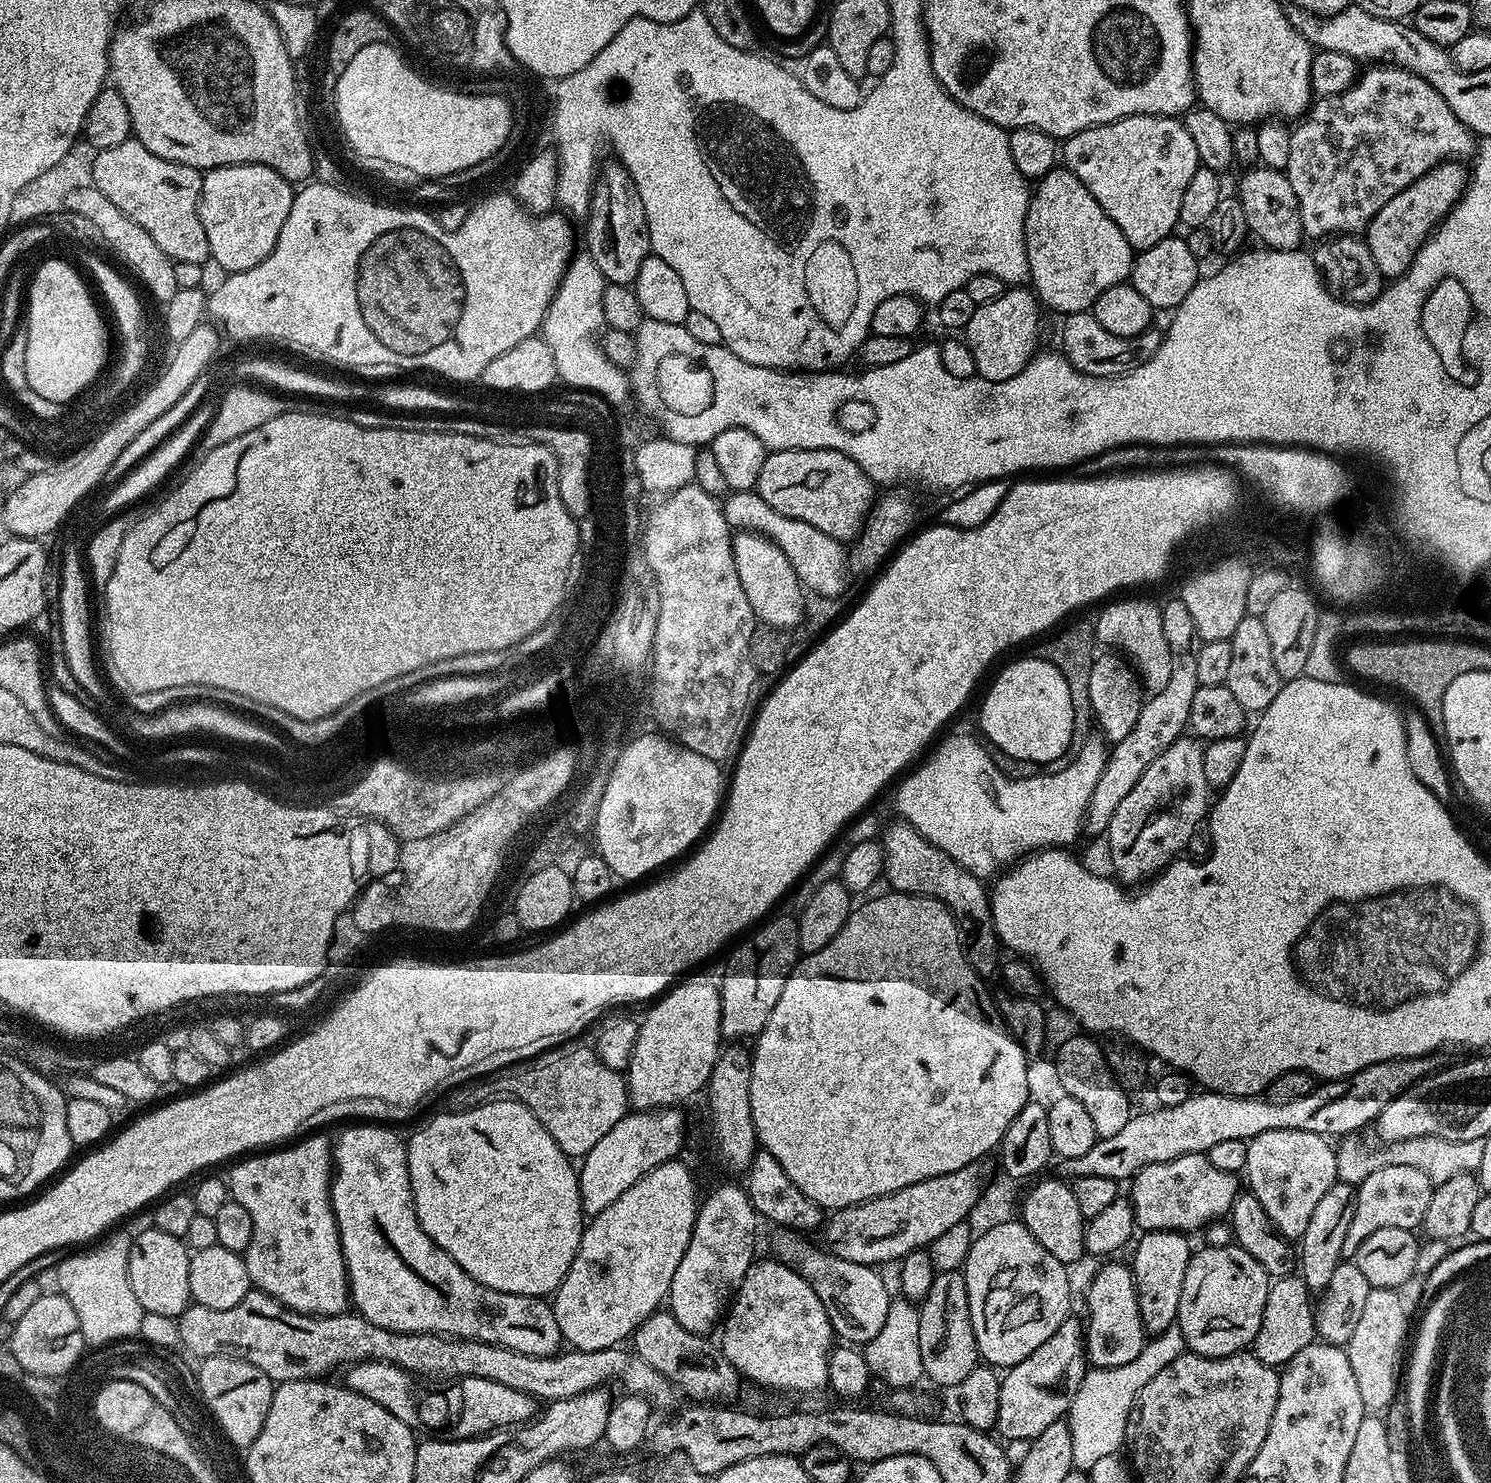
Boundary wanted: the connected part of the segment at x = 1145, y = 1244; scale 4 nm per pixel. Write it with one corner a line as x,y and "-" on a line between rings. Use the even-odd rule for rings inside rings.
1145,1232
1139,1238
1140,1241
1135,1241
1136,1253
1130,1261
1138,1310
1145,1333
1159,1334
1175,1325
1178,1301
1182,1298
1182,1281
1186,1279
1186,1266
1190,1266
1194,1248
1188,1245
1189,1237
1183,1232

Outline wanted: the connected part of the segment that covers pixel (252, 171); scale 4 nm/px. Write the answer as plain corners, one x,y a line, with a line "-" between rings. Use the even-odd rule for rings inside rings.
235,164
210,168
203,173
200,221
210,242
210,257
225,273
245,272
265,260
282,234
282,222
290,214
293,185
270,166

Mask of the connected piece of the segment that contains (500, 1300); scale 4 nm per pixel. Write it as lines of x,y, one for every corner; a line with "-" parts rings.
356,1122
348,1127
352,1126
334,1140
332,1209
340,1235
340,1252
348,1271
350,1304
358,1315
391,1332
434,1332
438,1336
506,1346
518,1350
518,1354
557,1355
562,1337
558,1318
547,1299
519,1296
479,1284
422,1230
410,1186
408,1150
402,1136
400,1140
398,1133
380,1122

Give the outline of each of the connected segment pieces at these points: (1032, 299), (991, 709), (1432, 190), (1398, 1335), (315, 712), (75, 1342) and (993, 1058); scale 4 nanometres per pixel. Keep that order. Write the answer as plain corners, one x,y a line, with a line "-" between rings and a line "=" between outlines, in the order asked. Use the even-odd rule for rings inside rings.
1008,286
1003,294
994,298
994,302
981,304
974,310
974,318
962,329
963,339
970,346
970,354
974,354
976,375
982,380
1002,382
1006,378
1014,378
1037,355
1036,343
1040,340
1040,312
1042,305
1033,289
1028,286
=
1016,660
1008,664
996,676
980,704
978,721
992,747
1004,750
1018,760
1029,760
1048,766
1072,744
1072,732
1077,731
1070,700
1070,686
1060,673
1058,663
1048,660
=
1446,160
1434,166
1434,170
1422,174
1418,182
1394,194
1394,198
1390,198
1390,202
1386,202
1386,206
1374,214
1366,229
1366,239
1370,254
1374,254
1374,262
1378,262
1378,270
1384,277
1395,278
1408,269
1424,241
1464,196
1464,189
1468,187
1470,179
1469,169
1464,167
1463,163
1455,160
=
1374,1288
1366,1297
1366,1303
1362,1315
1358,1317
1358,1327
1354,1329
1354,1335
1346,1346
1350,1366
1354,1369
1354,1379
1358,1382
1358,1391
1365,1409
1372,1414
1383,1413
1383,1408
1392,1404
1396,1396
1396,1367
1401,1367
1400,1351
1404,1348
1404,1339
1408,1336
1408,1312
1404,1309
1404,1300
1401,1293
1395,1288
=
289,410
278,418
270,418
270,422
262,422
258,430
250,430
250,434
242,434
242,438
234,438
234,442
226,442
214,450
203,453
199,458
200,465
157,506
153,512
148,512
140,521
133,523
126,534
124,552
120,552
120,560
114,562
114,570
107,584
103,585
104,612
108,615
108,652
112,655
112,664
116,672
129,685
133,692
165,690
168,686
188,686
197,683
203,686
218,686
219,689
234,690
244,694
246,698
256,703
265,703
277,710
298,719
320,719
328,716
339,708
346,708
353,703
358,694
371,690
410,670
418,670
427,663
449,660
455,656
466,654
483,654
485,652
504,652
515,643
522,642
528,635
534,635
539,628
545,627
548,620
565,603
566,580
570,570
570,560
579,548
580,534
577,517
566,510
560,493
560,469
556,456
544,444
523,442
524,444
508,444
498,440
483,440
477,436
467,436
457,432
411,432
402,426
396,428
367,428
358,426
355,419
343,420
340,416
319,416
316,412
295,412
=
42,1294
34,1302
34,1306
11,1325
10,1330
12,1330
11,1359
32,1375
63,1378
62,1376
66,1375
72,1367
73,1371
81,1363
86,1352
78,1314
61,1294
54,1296
=
891,890
885,891
885,893
885,896
876,896
873,900
866,901
865,904
857,903
853,907
852,913
846,918
842,930
838,930
838,934
834,934
834,938
829,944
822,946
822,950
807,953
797,963
796,967
792,969
786,986
782,986
782,995
778,998
778,1006
774,1006
774,1010
770,1010
770,1018
766,1018
766,1026
760,1031
760,1035
755,1037
756,1052
754,1048
751,1053
750,1114
754,1122
759,1147
763,1151
774,1154
774,1158
778,1158
778,1163
781,1164
782,1170
790,1178
790,1182
794,1182
794,1186
798,1186
798,1190
802,1190
802,1194
806,1194
806,1198
810,1198
825,1210
850,1208
853,1204
861,1204
867,1200
902,1190
906,1186
914,1186
914,1182
922,1182
926,1178
934,1178
938,1174
950,1174
954,1170
962,1170
975,1165
977,1163
975,1160
982,1159
987,1152
995,1153
999,1149
1002,1134
1006,1134
1006,1126
1010,1126
1010,1122
1014,1122
1014,1118
1018,1116
1018,1110
1022,1110
1022,1106
1030,1103
1030,1096
1028,1096
1030,1057
1025,1054
1020,1043
1008,1032
1008,1028
1000,1016
997,1001
995,999
992,1001
992,996
988,993
987,986
984,985
987,983
968,963
965,949
962,947
962,932
958,927
956,917
949,912
945,904
929,896
915,896
912,892
894,892

